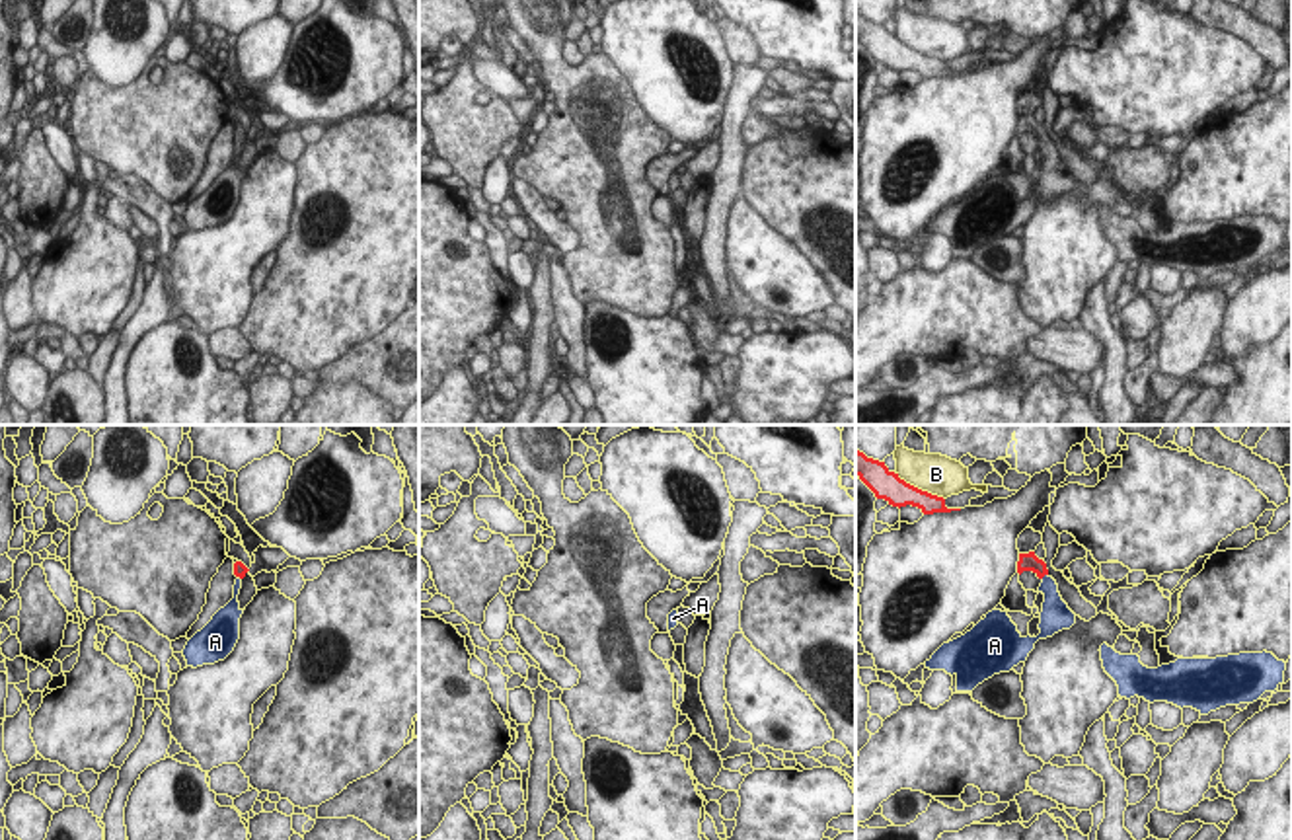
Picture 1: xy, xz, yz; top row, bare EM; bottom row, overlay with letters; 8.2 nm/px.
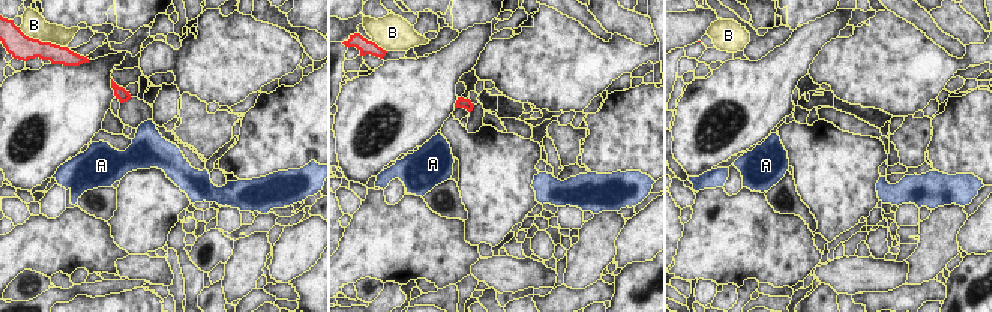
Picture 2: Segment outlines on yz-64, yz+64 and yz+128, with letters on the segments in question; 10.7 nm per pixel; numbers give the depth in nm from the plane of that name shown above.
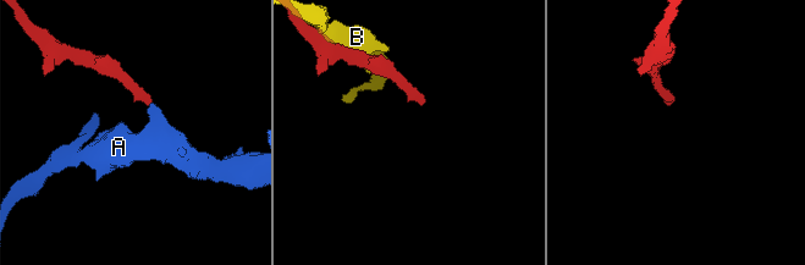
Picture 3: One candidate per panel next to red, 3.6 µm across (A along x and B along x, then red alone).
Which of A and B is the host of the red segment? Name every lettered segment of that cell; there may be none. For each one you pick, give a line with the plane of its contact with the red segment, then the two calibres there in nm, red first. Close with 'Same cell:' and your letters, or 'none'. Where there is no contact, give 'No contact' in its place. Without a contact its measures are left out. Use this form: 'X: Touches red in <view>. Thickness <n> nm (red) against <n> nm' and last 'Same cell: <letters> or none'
A: Touches red in yz. Thickness 160 nm (red) against 160 nm
Same cell: A

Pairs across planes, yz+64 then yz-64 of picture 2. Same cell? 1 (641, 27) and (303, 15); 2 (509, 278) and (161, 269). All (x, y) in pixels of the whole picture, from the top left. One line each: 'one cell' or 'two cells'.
1: two cells
2: one cell

